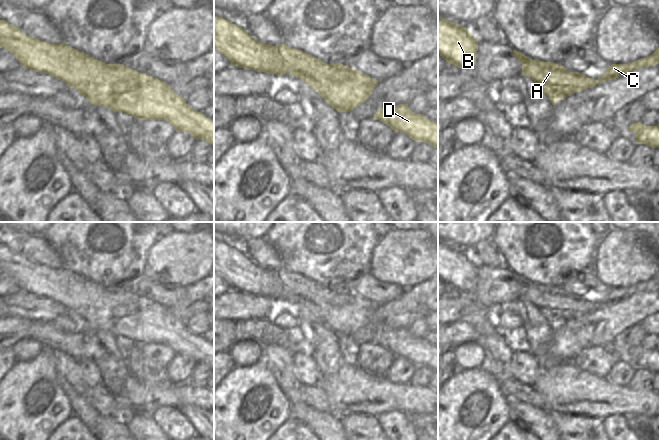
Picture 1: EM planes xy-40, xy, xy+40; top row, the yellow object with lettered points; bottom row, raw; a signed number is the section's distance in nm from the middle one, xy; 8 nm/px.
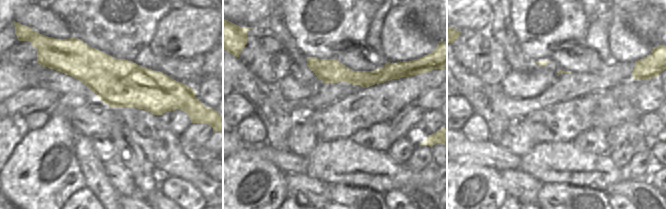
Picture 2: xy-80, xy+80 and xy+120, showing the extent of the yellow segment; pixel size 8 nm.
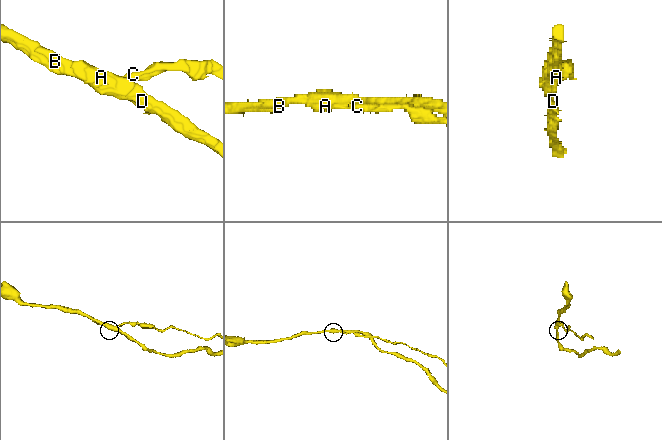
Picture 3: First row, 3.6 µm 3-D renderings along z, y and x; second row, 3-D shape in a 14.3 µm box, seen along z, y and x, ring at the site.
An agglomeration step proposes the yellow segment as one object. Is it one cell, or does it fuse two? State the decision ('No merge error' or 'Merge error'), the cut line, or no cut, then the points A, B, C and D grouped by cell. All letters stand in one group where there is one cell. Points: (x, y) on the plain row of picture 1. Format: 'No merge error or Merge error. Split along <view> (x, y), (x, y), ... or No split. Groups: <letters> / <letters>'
Merge error. Split along xy+40 (557, 308), (587, 312). Groups: A C / B D.

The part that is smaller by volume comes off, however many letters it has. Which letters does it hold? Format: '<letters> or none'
A, C

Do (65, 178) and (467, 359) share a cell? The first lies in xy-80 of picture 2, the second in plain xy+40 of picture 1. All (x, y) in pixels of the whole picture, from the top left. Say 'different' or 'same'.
different

